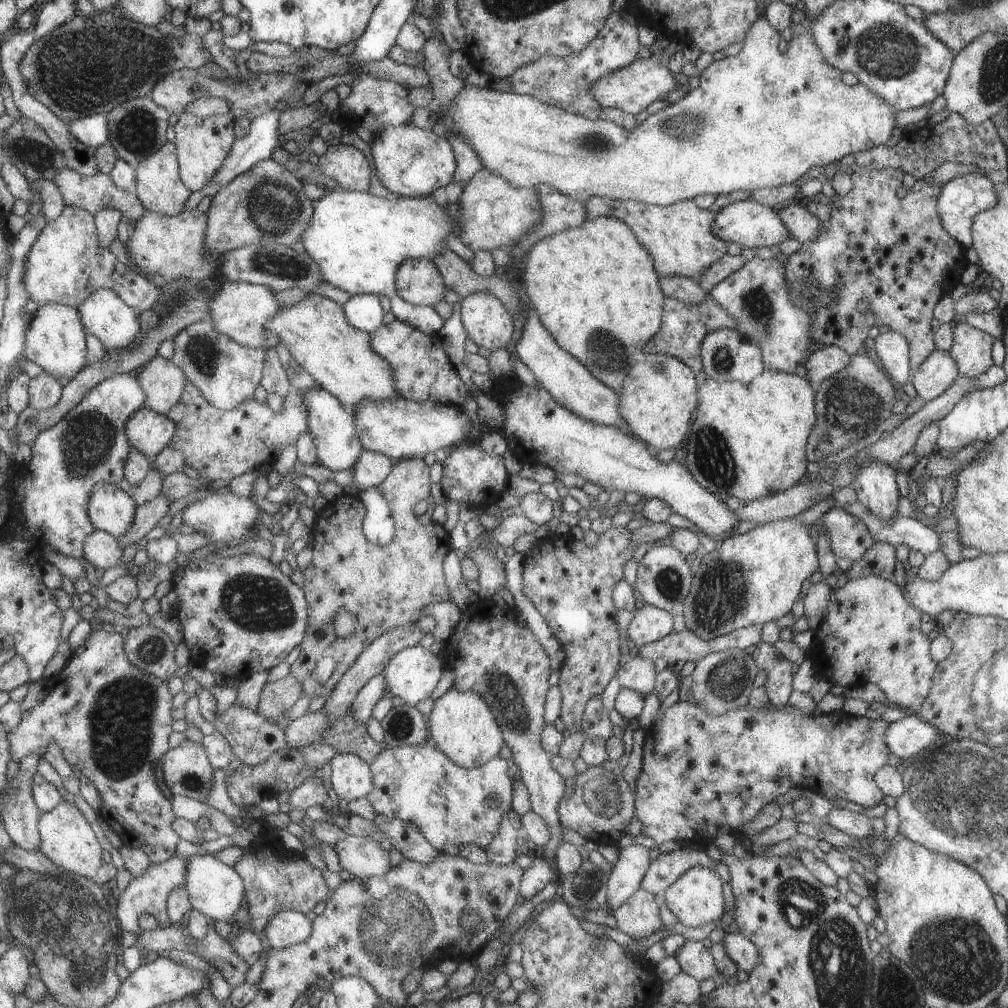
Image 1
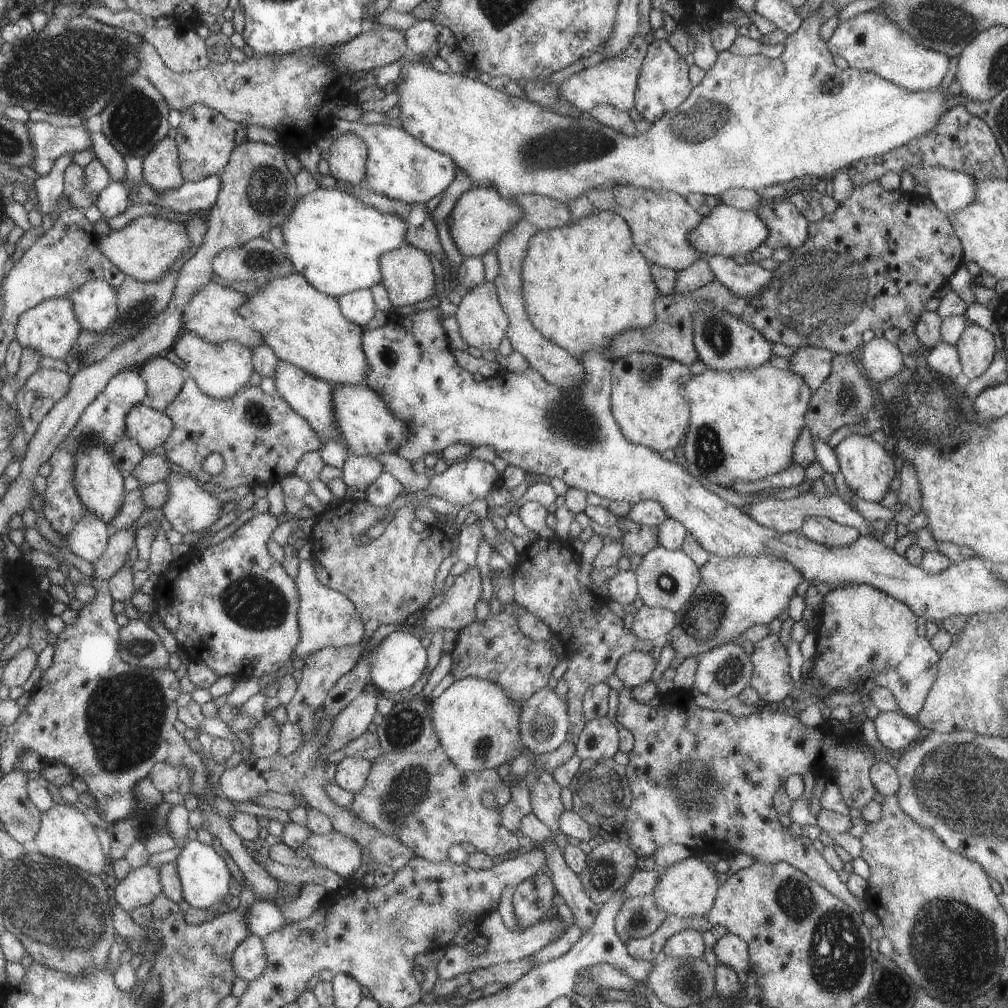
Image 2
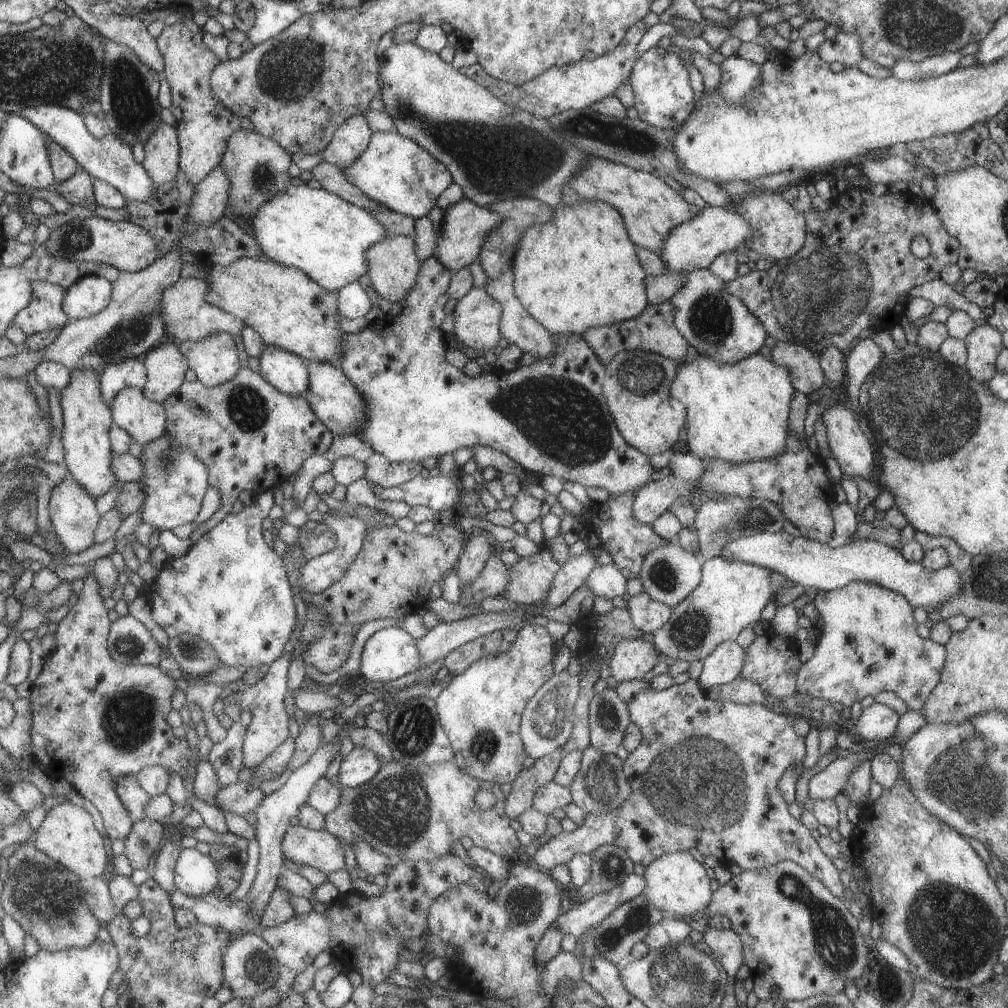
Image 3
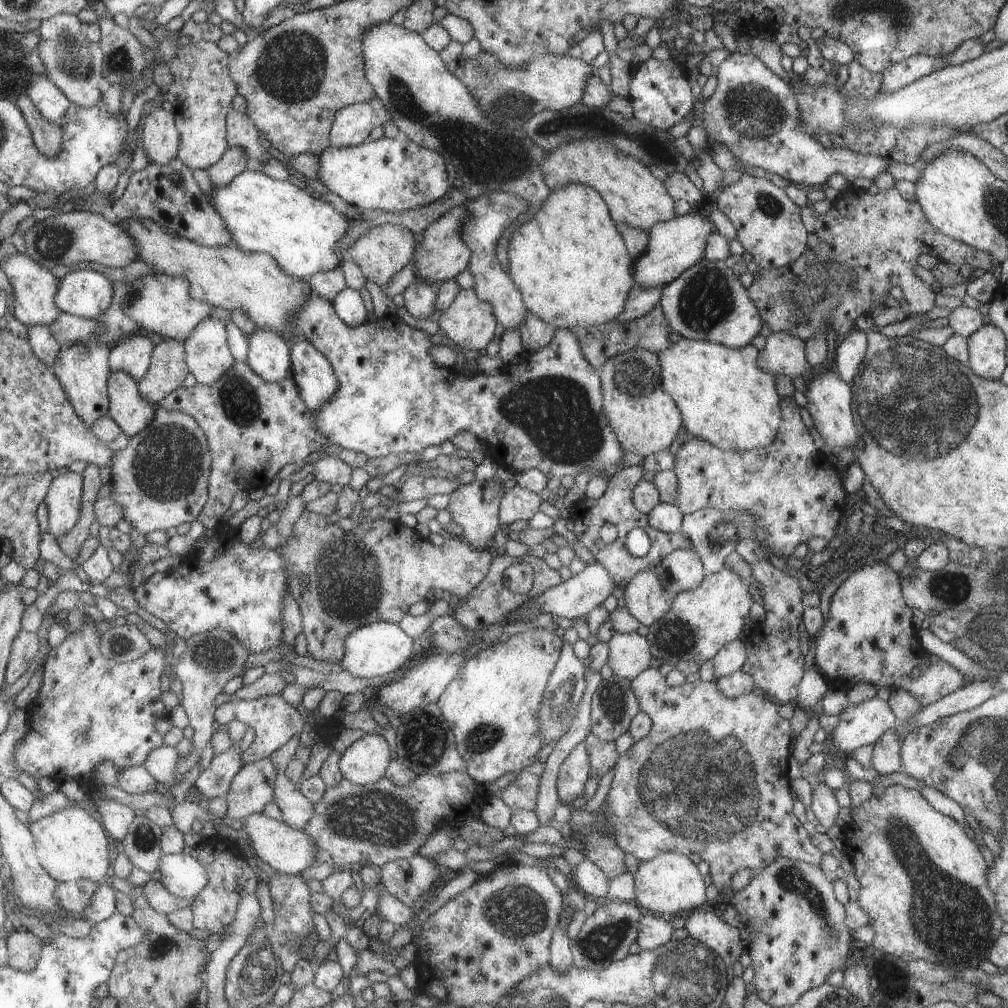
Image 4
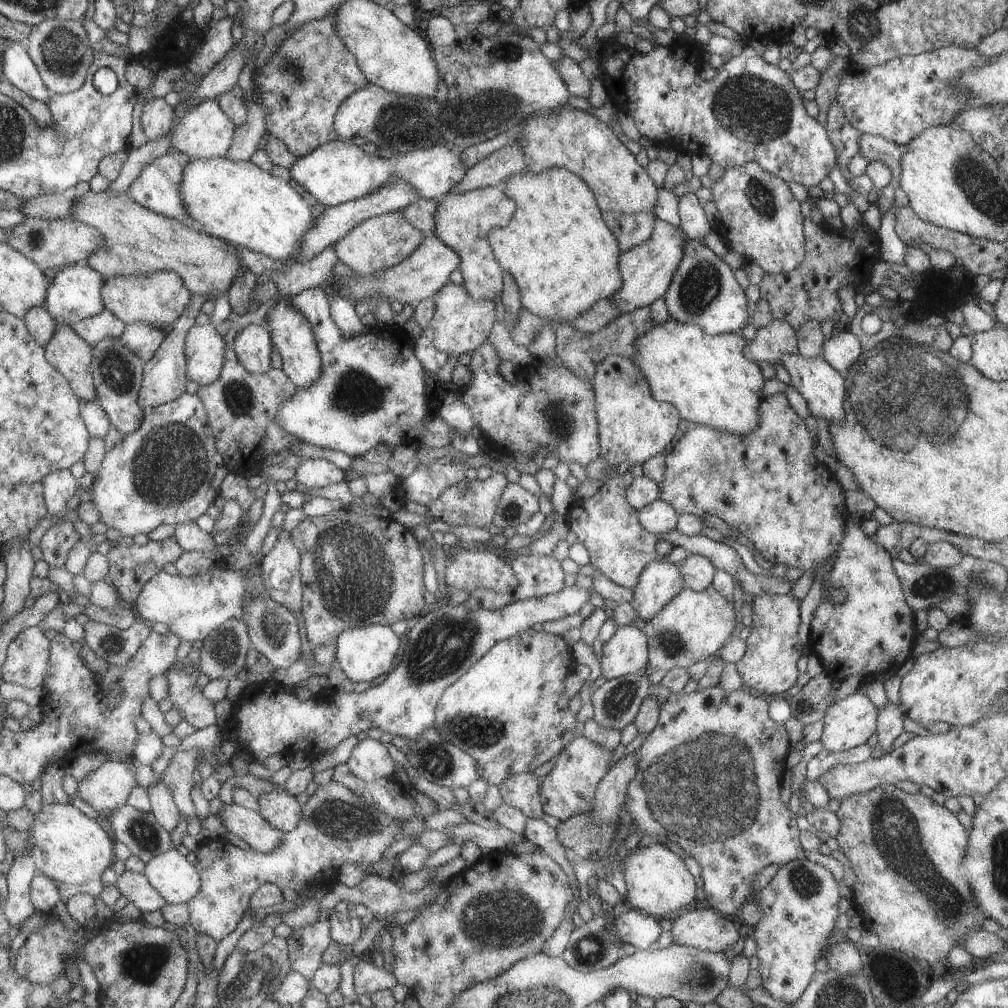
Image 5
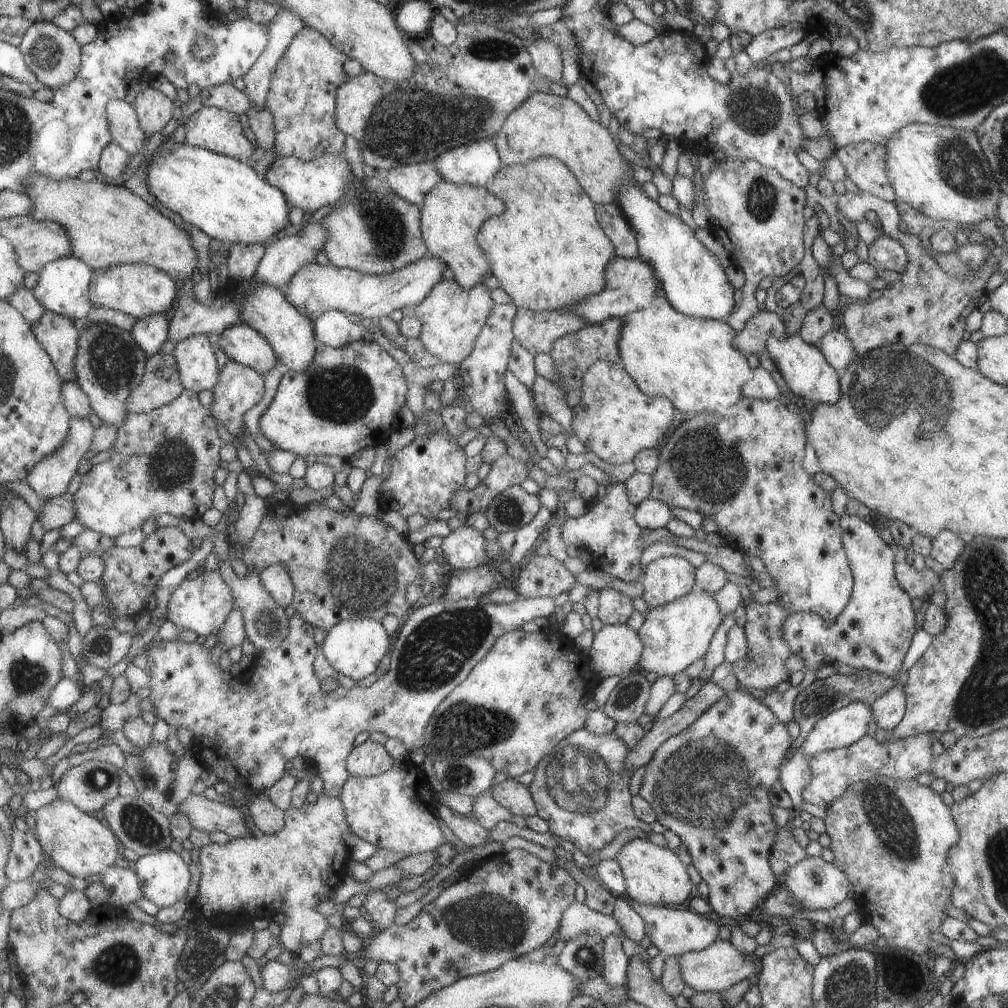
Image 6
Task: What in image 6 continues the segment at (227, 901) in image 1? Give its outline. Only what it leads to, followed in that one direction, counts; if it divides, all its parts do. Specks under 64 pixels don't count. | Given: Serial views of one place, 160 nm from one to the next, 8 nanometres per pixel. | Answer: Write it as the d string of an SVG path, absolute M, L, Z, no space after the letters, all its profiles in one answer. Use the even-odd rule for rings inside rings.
M169 849L140 857L136 872L144 896L160 909L184 900L192 874L189 864Z

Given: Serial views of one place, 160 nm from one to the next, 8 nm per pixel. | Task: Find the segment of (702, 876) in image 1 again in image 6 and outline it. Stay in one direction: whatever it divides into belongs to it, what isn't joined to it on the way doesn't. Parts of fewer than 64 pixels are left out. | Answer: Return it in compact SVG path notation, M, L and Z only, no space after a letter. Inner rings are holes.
M636 836L627 837L623 846L617 850L615 860L624 878L624 894L629 899L648 905L677 906L689 898L693 886L691 878L687 876L685 866L668 847L657 846Z

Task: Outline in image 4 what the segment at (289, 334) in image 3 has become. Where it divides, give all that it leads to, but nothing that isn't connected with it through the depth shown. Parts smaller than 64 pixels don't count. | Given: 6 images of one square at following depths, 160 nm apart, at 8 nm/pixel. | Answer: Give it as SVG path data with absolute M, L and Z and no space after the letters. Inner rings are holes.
M127 219L119 221L119 224L128 232L138 246L138 260L152 267L155 274L163 274L176 277L187 277L191 281L191 294L196 299L206 302L210 306L221 306L225 310L241 311L256 324L259 329L280 334L284 329L284 322L298 311L298 308L306 301L309 286L299 282L297 277L287 275L267 253L247 252L231 244L211 247L199 244L187 237L180 237L169 232L163 225L151 219Z

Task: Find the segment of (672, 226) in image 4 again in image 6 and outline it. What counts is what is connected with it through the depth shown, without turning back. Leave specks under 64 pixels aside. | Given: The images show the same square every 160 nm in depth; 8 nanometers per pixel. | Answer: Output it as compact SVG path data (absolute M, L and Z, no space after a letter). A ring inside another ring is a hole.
M613 254L605 266L605 284L602 291L597 294L587 295L580 302L565 309L565 312L573 313L580 317L585 325L596 325L605 322L611 317L622 317L633 311L647 308L655 296L655 289L660 283L654 277L654 270L645 259L637 256L634 259L624 259Z

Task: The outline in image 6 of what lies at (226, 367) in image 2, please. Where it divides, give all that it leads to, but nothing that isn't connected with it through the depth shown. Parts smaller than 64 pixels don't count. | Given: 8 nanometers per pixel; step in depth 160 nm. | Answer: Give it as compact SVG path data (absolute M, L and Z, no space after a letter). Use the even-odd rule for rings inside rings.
M207 333L193 335L175 344L172 354L178 362L180 377L186 389L211 390L217 382L215 352L209 346Z

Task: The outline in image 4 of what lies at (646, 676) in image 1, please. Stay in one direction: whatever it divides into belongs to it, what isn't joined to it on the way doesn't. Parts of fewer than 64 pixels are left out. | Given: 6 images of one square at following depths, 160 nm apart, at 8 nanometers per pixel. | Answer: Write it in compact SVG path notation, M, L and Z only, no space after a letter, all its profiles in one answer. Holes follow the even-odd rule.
M615 631L606 643L608 646L606 664L611 668L613 675L631 681L649 666L652 657L650 643L636 631L630 633Z

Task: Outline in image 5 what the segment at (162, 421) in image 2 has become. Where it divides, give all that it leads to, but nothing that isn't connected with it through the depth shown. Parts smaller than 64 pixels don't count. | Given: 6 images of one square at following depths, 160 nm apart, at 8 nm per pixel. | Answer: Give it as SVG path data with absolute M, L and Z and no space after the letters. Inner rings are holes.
M105 337L94 345L92 371L97 387L96 398L107 411L114 428L122 435L135 432L143 424L145 409L138 403L138 398L142 390L145 368L146 362L123 344L121 337Z

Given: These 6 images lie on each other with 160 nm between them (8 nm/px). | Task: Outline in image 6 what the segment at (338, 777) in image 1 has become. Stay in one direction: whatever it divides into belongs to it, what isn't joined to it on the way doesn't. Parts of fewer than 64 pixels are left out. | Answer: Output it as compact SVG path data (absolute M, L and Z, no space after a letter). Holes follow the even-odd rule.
M366 739L351 749L346 756L346 769L349 776L372 777L385 772L393 764L393 759L381 744Z

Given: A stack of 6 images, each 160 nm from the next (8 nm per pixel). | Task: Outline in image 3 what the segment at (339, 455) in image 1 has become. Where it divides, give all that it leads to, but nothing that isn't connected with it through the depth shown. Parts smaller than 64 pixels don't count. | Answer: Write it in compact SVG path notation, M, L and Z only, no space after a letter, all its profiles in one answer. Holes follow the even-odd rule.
M265 345L258 354L258 373L279 392L299 396L309 388L306 361L292 352Z

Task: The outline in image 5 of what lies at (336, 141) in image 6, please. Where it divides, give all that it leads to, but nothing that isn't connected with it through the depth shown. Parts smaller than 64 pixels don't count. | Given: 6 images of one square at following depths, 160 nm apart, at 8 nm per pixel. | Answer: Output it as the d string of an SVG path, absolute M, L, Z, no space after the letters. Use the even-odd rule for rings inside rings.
M329 15L296 26L264 66L259 71L253 71L251 80L256 101L266 110L266 132L281 140L297 159L309 155L323 143L337 140L338 133L335 132L333 122L339 104L368 83L366 75L358 67L356 58L337 36L332 17Z

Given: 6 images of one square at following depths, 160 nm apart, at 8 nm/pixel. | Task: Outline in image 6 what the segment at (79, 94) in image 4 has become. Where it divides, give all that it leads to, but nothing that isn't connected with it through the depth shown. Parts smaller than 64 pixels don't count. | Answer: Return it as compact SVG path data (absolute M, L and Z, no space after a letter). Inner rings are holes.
M36 21L27 30L18 46L30 69L38 76L38 80L56 89L74 79L82 65L82 45L75 40L71 31L63 30L51 21Z

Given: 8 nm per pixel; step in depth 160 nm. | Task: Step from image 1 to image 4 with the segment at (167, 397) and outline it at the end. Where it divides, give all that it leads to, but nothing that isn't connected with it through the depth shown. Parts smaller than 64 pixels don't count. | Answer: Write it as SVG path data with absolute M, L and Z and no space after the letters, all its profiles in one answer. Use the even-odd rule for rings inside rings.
M167 339L156 341L152 355L152 363L147 374L138 381L140 391L146 401L151 401L155 406L162 402L167 395L183 387L185 378L189 376L190 365L186 359L186 343L180 340Z

